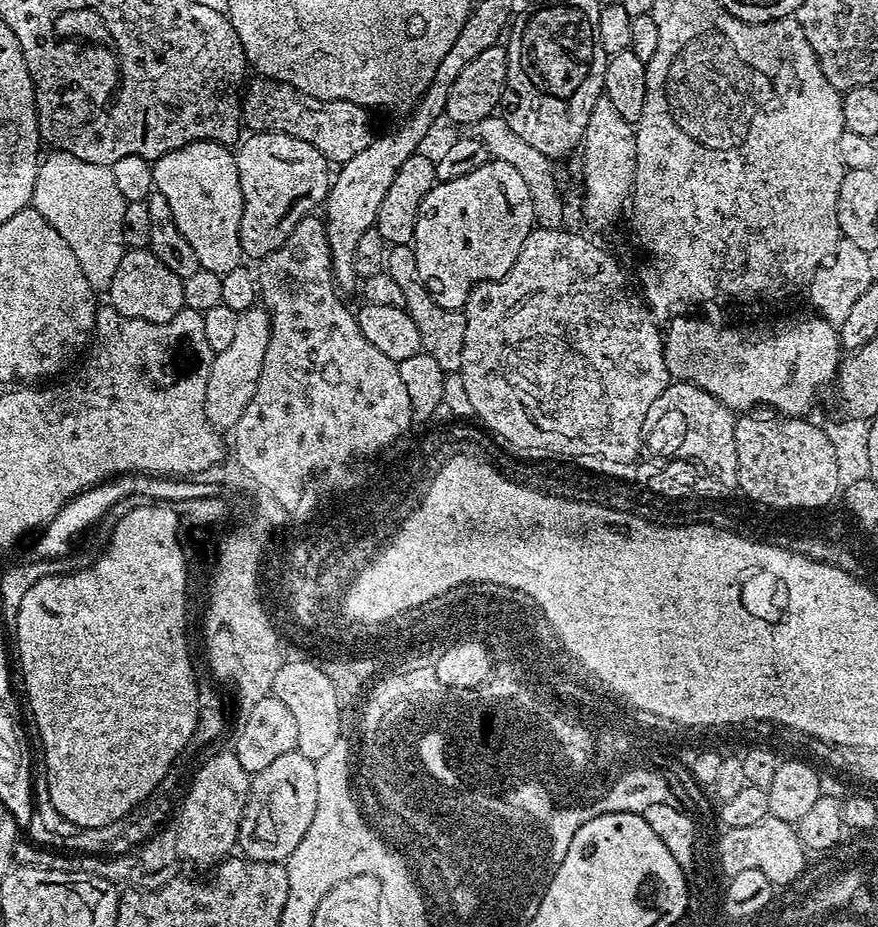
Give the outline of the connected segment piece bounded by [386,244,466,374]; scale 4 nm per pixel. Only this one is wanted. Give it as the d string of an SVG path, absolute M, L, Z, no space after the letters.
M394 244L389 247L386 271L402 290L402 298L406 298L404 311L410 314L410 318L414 318L414 326L418 326L418 338L422 351L430 354L430 358L434 358L434 362L442 366L444 373L459 373L462 366L462 342L466 342L466 318L463 311L438 306L438 302L434 302L422 278L418 278L416 255L411 244Z

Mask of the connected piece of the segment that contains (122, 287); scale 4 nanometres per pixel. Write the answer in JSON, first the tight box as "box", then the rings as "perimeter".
{"box":[106,248,184,324],"perimeter":[[[133,248],[125,251],[122,262],[118,262],[118,270],[106,290],[106,296],[112,299],[109,300],[111,307],[117,308],[121,316],[161,324],[170,322],[174,314],[184,309],[183,285],[180,276],[166,270],[166,266],[162,266],[162,262],[158,262],[147,248]]]}

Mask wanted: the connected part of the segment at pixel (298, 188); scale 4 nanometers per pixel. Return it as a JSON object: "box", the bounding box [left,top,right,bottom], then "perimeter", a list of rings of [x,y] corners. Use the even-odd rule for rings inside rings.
{"box":[234,132,330,262],"perimeter":[[[254,132],[245,135],[234,155],[242,190],[240,251],[245,257],[253,256],[253,261],[259,262],[290,238],[303,216],[315,213],[327,200],[330,165],[310,142],[290,138],[290,134]]]}

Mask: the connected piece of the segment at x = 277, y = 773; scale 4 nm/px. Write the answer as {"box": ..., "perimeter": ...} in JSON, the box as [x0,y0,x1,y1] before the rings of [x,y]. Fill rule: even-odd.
{"box":[238,751,318,862],"perimeter":[[[298,751],[282,754],[266,770],[255,773],[248,785],[248,801],[240,823],[238,848],[249,860],[284,862],[302,842],[318,810],[318,770],[316,761]]]}

